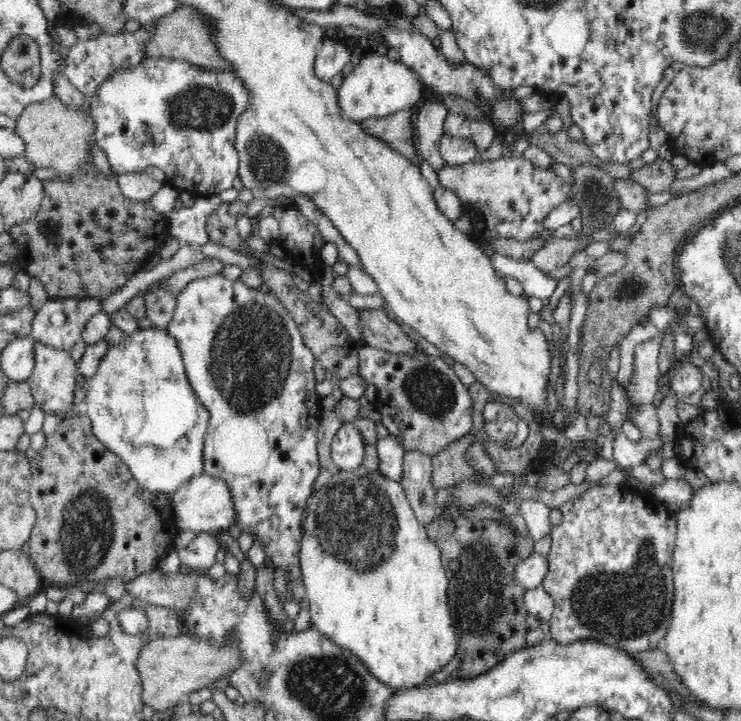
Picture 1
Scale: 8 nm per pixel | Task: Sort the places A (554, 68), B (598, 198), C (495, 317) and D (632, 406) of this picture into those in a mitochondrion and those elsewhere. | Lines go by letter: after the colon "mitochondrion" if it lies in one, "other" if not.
A: other
B: mitochondrion
C: other
D: other

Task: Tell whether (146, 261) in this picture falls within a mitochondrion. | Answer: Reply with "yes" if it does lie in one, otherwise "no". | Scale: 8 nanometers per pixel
no

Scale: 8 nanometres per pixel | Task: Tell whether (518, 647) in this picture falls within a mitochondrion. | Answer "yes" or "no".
no

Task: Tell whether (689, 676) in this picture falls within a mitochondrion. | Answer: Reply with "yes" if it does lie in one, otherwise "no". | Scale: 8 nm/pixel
no

